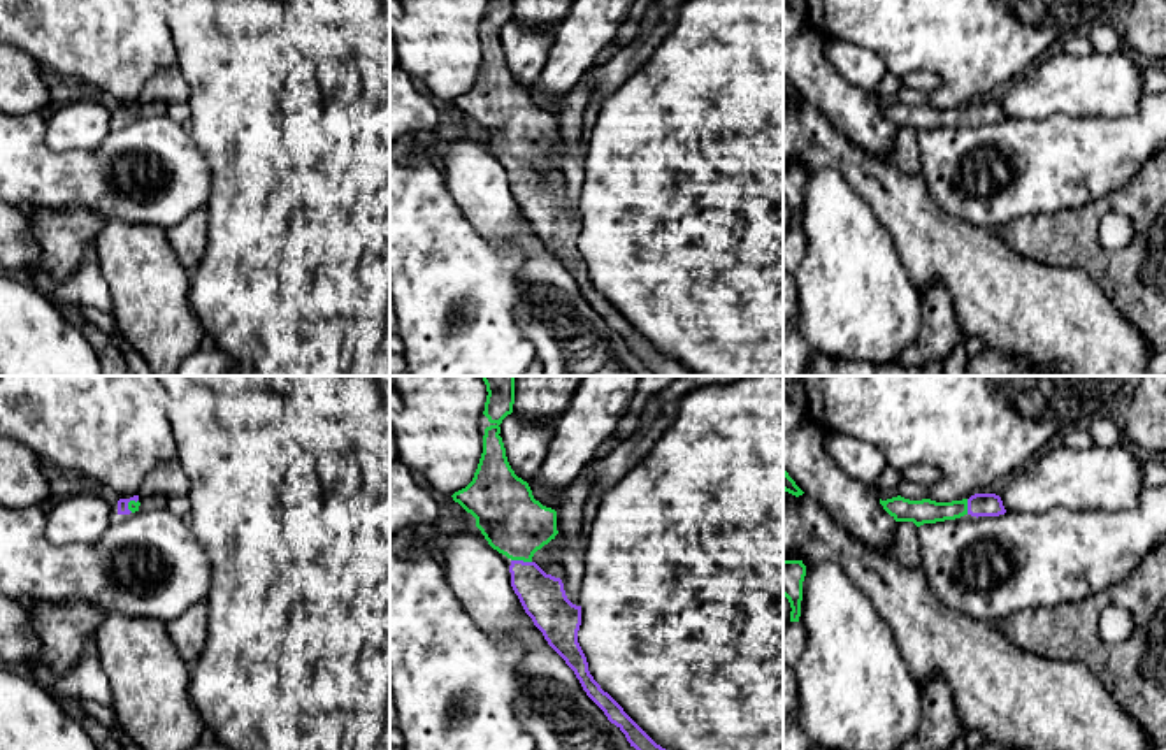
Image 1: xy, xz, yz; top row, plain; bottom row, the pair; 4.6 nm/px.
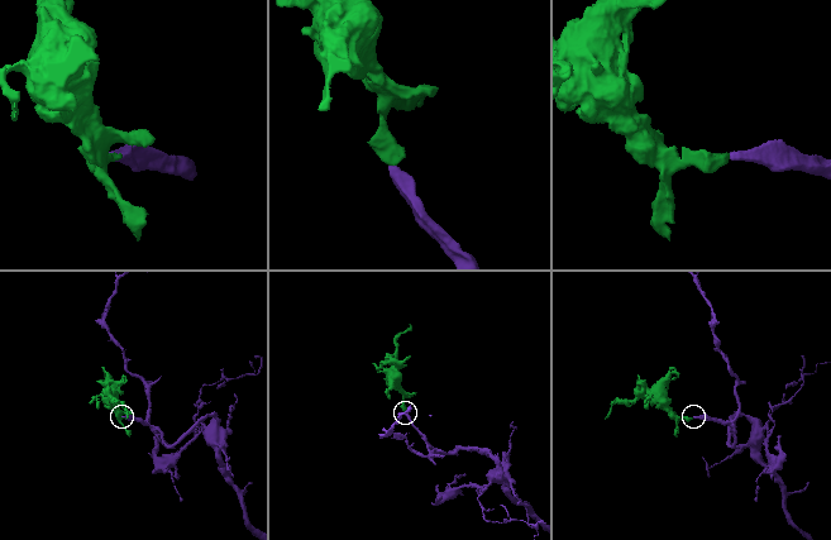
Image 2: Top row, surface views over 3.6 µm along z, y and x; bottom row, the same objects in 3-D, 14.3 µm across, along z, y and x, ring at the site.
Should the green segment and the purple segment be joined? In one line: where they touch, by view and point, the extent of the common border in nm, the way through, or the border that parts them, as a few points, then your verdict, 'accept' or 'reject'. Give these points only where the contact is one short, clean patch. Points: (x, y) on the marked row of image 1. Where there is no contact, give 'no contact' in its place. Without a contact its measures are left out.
xz (522, 559) | 100 nm | across xz (515, 524), (522, 559), (527, 580), (543, 598) | accept

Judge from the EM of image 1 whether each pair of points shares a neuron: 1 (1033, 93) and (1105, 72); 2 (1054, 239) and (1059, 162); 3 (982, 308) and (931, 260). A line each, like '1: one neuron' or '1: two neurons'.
1: one neuron
2: two neurons
3: one neuron

